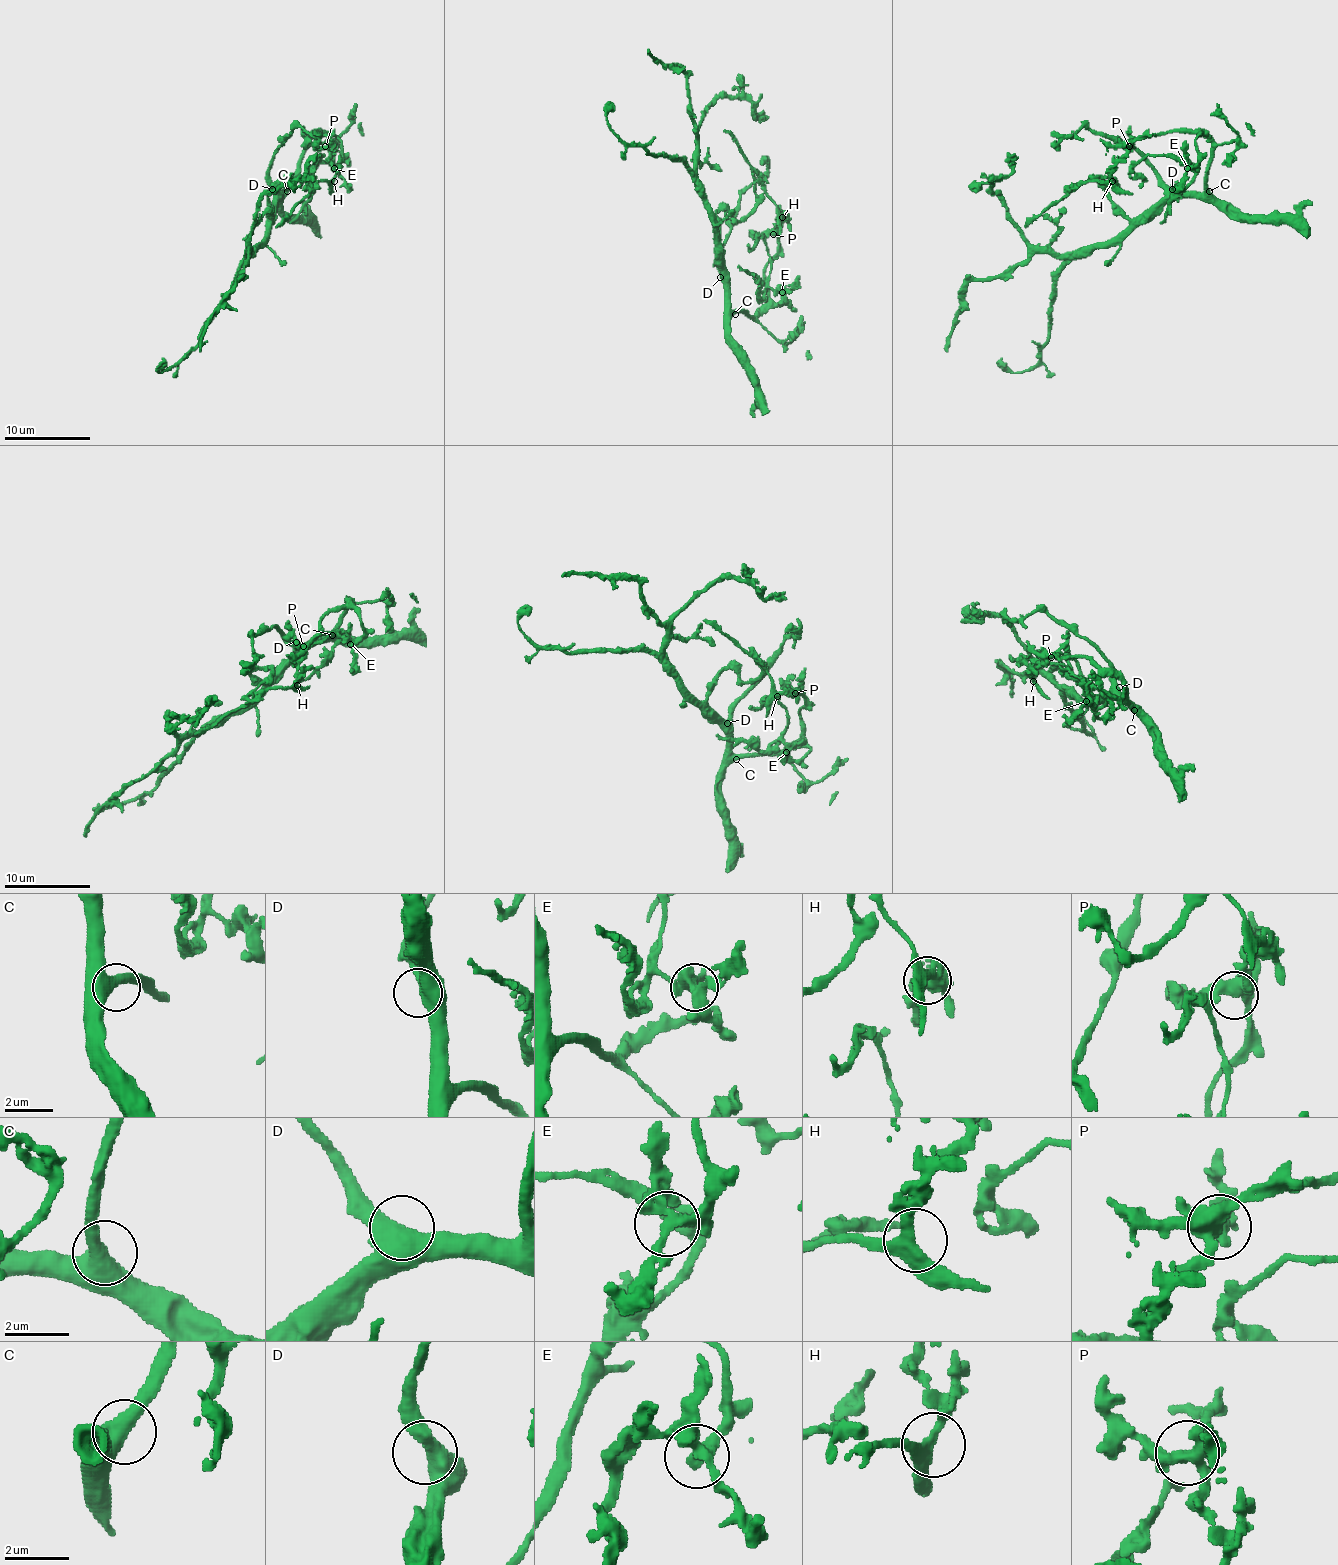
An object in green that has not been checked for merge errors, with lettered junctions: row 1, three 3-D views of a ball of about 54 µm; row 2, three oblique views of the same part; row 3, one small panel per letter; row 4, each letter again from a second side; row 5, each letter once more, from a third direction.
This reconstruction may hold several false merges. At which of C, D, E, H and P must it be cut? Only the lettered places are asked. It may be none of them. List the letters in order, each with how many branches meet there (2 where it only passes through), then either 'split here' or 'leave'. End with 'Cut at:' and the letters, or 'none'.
C: branches 2; leave
D: branches 2; leave
E: branches 3; leave
H: branches 3; leave
P: branches 4; leave
Cut at: none

